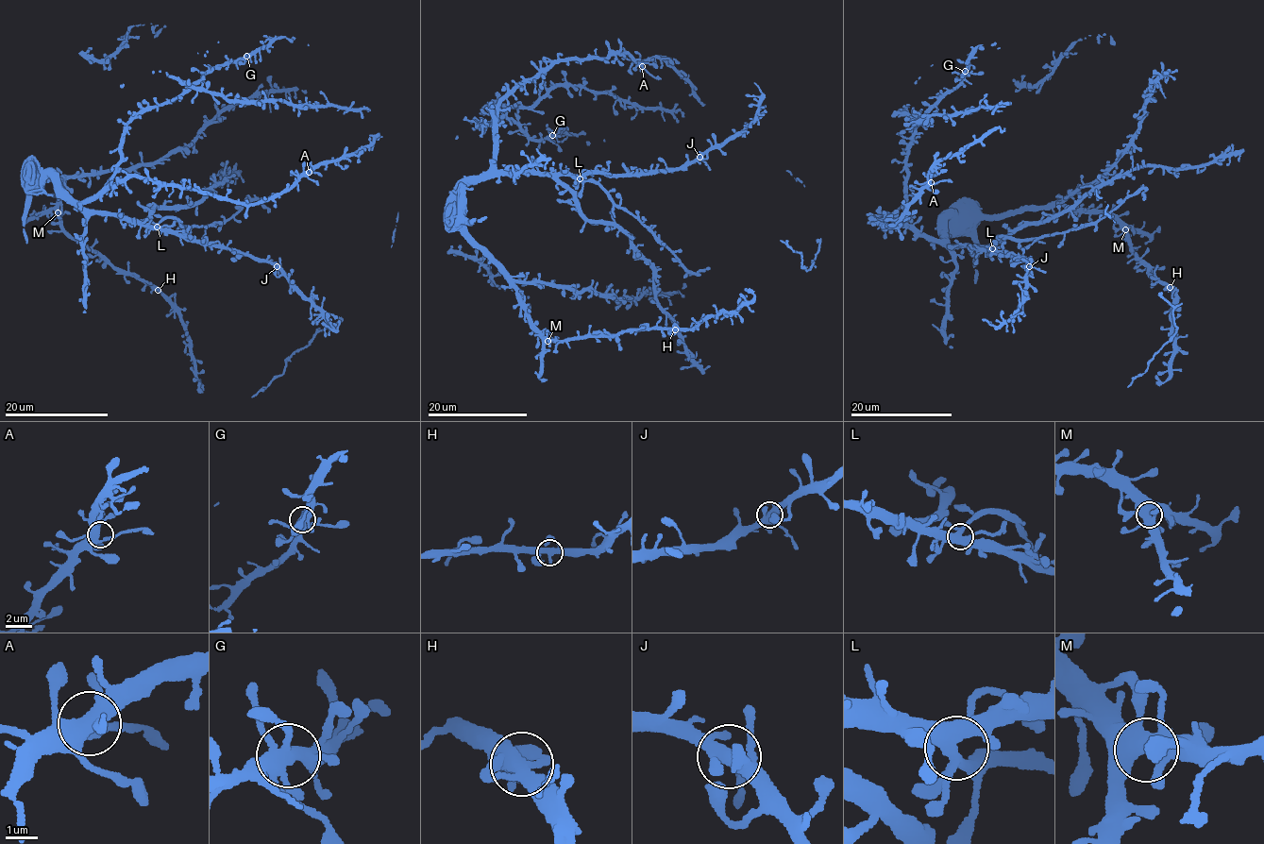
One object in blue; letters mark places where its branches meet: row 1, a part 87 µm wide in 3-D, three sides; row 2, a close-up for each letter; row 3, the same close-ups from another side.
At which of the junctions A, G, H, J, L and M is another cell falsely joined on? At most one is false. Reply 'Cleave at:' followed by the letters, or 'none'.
Cleave at: none

